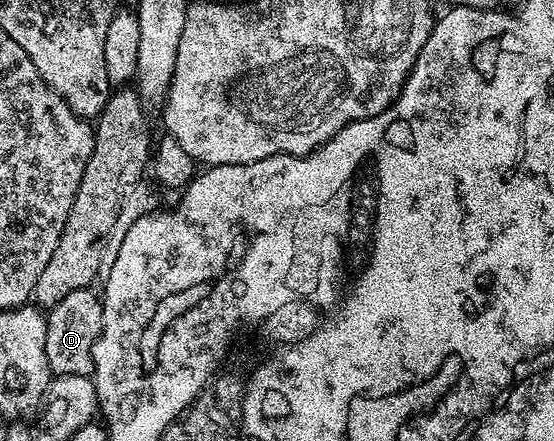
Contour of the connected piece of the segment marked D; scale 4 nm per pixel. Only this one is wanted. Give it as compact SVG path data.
M89 287L70 291L62 303L47 310L46 316L46 359L50 363L53 374L89 376L95 370L94 343L98 343L98 335L104 326L104 303L99 292Z

